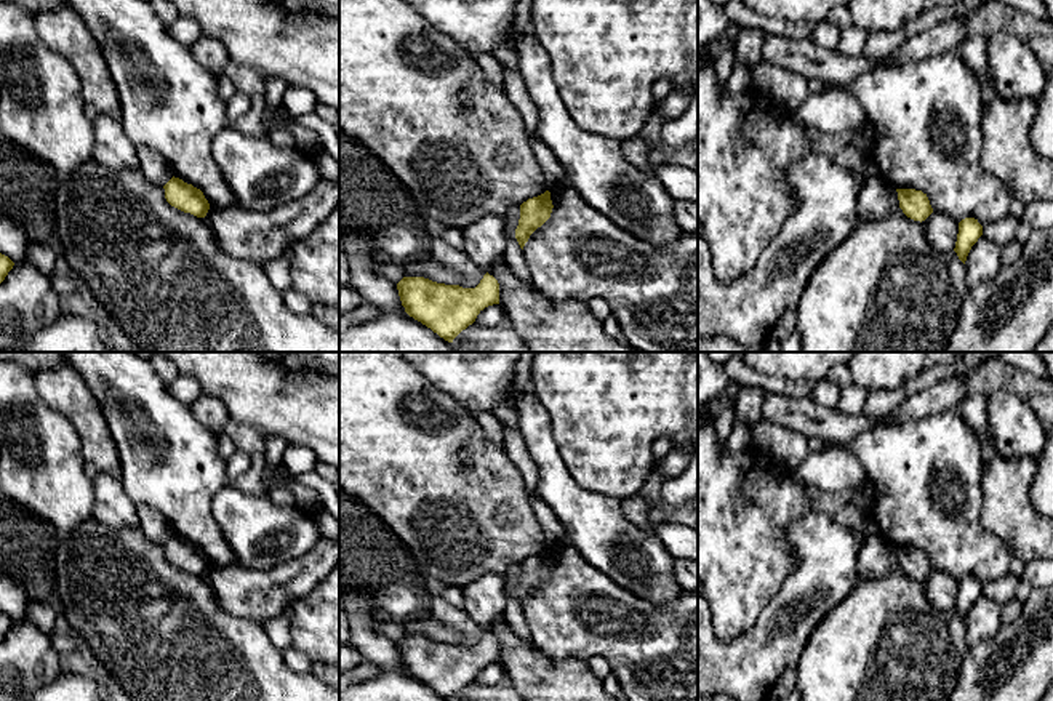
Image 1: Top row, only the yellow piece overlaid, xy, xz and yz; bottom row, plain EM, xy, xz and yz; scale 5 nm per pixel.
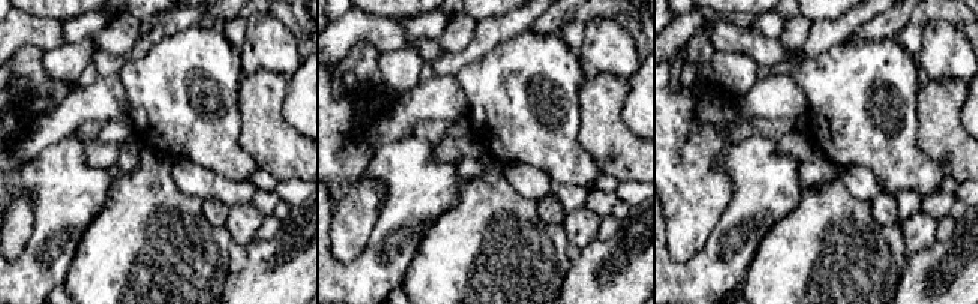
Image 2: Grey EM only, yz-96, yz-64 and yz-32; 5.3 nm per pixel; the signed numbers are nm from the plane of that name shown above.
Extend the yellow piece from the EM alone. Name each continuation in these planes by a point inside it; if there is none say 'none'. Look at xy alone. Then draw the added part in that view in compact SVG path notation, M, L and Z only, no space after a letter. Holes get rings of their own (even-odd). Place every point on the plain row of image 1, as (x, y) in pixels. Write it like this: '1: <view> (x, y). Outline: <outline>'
none

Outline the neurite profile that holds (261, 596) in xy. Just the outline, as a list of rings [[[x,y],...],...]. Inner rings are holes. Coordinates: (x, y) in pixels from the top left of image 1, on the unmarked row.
[[[318,539],[306,555],[280,567],[213,567],[205,578],[219,607],[264,626],[280,615],[290,615],[291,603],[314,591],[338,562],[339,543]]]

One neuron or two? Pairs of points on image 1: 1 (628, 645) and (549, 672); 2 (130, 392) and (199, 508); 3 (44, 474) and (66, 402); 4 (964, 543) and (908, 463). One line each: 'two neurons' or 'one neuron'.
1: two neurons
2: one neuron
3: two neurons
4: one neuron

